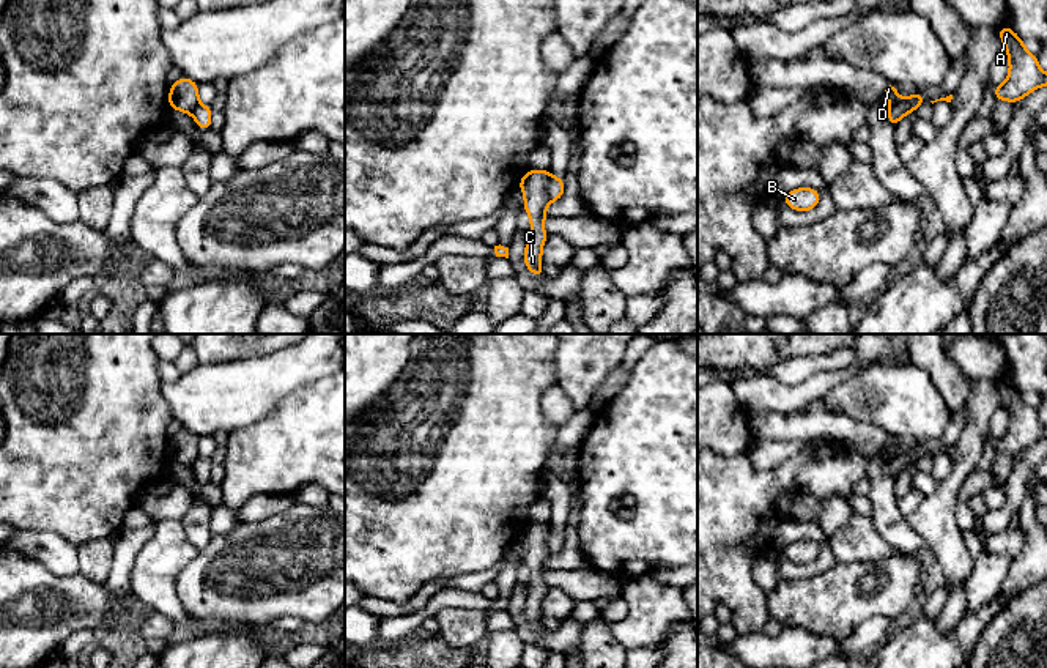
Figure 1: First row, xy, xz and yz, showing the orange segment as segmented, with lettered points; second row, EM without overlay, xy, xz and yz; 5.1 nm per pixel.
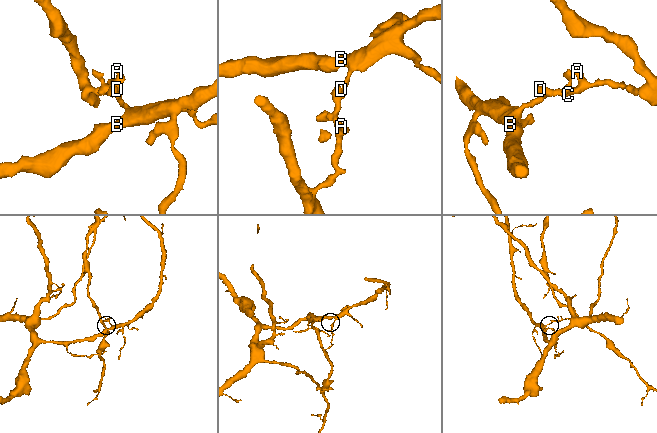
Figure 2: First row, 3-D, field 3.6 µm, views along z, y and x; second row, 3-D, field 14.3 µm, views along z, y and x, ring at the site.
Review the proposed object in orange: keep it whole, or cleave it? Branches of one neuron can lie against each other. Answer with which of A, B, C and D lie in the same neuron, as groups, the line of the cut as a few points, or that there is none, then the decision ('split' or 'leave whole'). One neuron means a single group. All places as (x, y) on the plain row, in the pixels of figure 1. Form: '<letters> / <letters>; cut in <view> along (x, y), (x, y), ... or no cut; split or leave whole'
A C D / B; cut in yz along (918, 452), (902, 452), (890, 460); split

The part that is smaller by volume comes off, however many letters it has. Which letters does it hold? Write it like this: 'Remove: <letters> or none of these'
Remove: A, C, D

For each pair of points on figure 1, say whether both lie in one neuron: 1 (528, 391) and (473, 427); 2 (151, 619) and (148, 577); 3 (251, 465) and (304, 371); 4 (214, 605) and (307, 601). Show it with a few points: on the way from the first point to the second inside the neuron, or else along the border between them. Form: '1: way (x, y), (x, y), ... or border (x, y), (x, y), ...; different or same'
1: way (514, 391), (509, 391), (487, 413); same
2: border (145, 608), (161, 612), (175, 623); different
3: border (323, 378), (287, 394), (270, 413), (260, 418); different
4: way (238, 604), (284, 601); same

